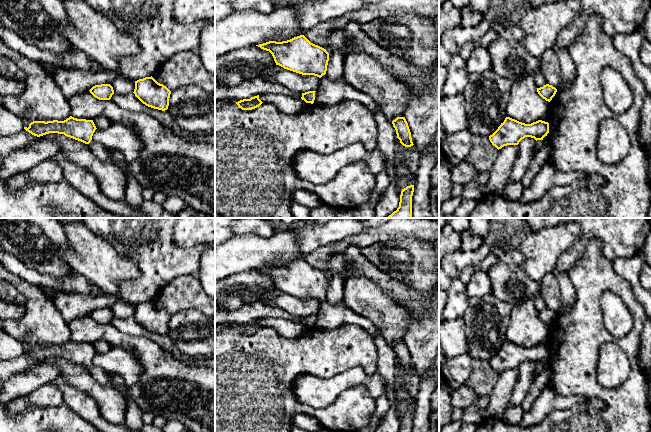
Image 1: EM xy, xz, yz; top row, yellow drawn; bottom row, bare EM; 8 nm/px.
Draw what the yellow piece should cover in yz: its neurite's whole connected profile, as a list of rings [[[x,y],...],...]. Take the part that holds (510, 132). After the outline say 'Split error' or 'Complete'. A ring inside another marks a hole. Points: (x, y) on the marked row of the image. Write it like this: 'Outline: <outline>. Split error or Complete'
Outline: [[[506,117],[498,129],[489,136],[489,140],[498,150],[507,145],[518,145],[525,137],[536,140],[532,151],[534,156],[543,146],[543,138],[549,133],[549,123],[538,120],[531,124],[519,122],[510,117]]]. Split error

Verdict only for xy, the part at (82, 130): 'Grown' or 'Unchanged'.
Grown

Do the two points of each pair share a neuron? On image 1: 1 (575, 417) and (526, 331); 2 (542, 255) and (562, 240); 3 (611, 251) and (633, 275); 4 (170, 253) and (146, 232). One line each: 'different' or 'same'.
1: different
2: same
3: different
4: same

